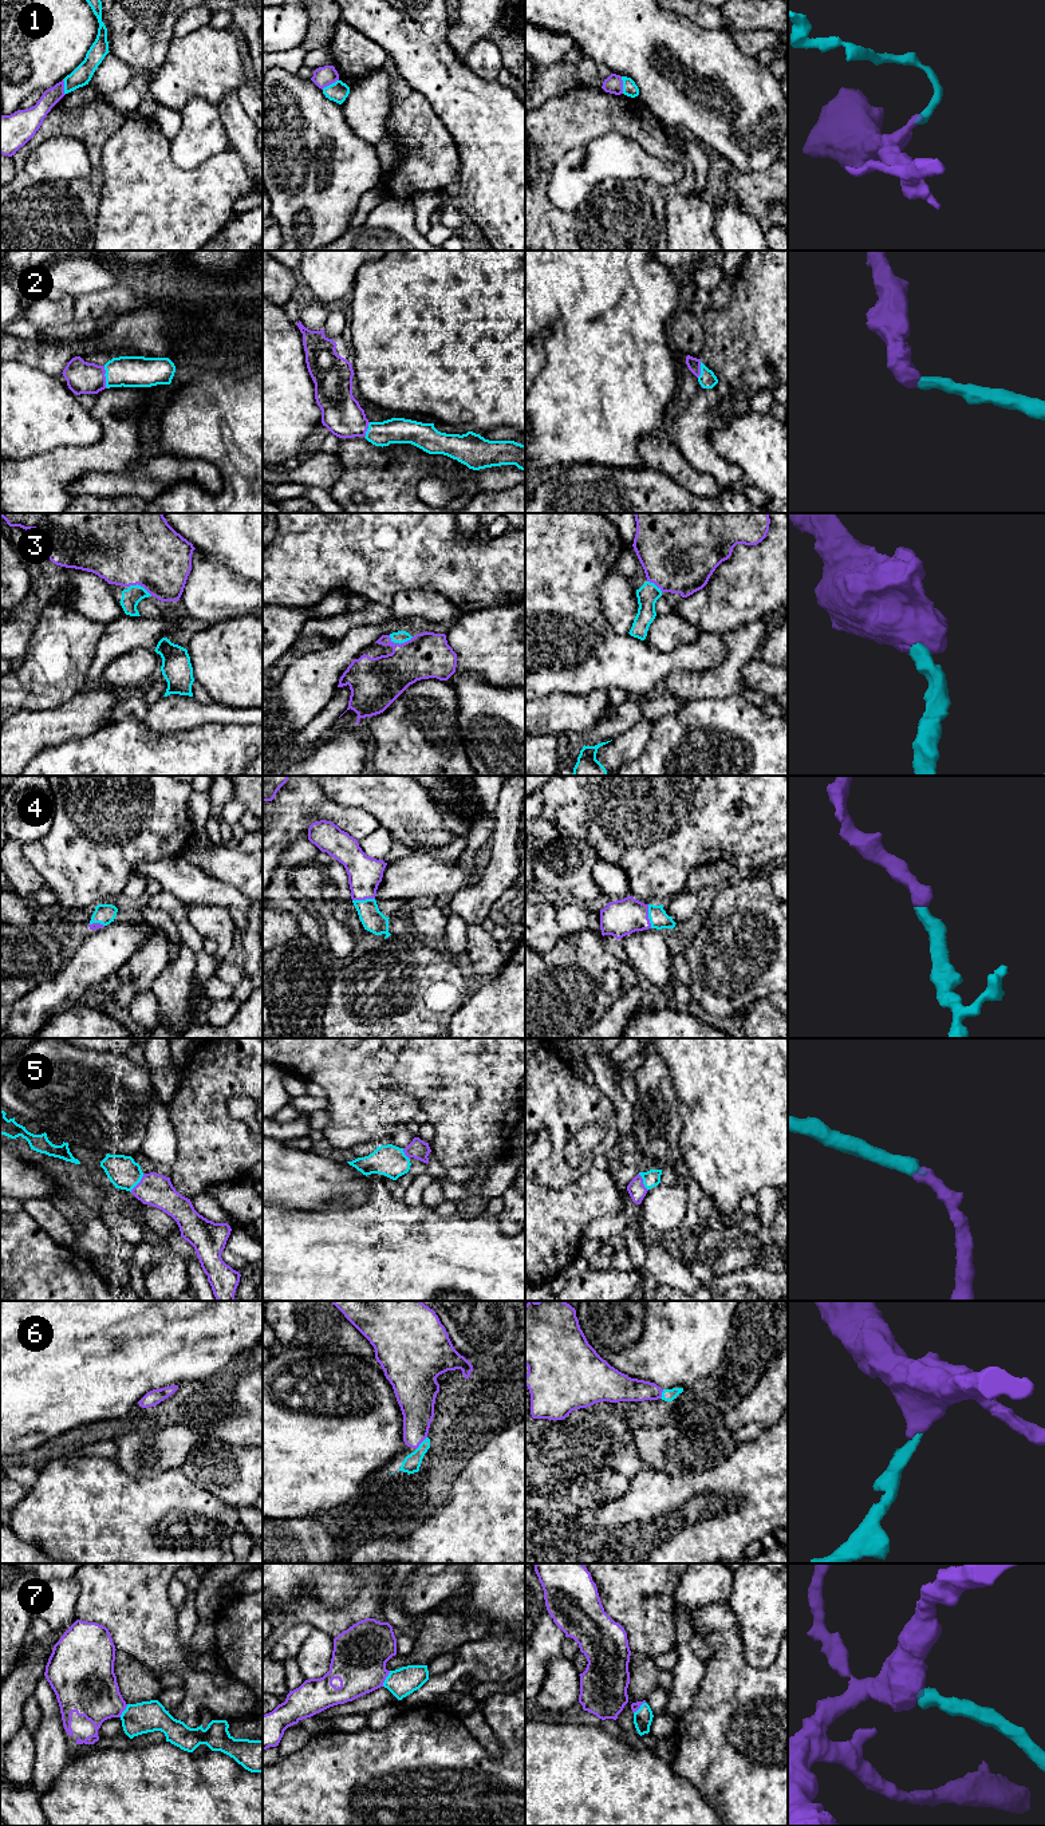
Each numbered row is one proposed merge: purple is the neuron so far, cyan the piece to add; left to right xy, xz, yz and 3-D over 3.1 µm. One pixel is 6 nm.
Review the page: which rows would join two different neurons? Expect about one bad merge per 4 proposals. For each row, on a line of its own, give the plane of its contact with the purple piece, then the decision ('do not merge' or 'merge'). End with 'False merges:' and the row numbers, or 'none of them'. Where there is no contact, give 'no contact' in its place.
1: yz | do not merge
2: xy | merge
3: xz | merge
4: yz | merge
5: xy | merge
6: xz | merge
7: xz | merge
False merges: 1

